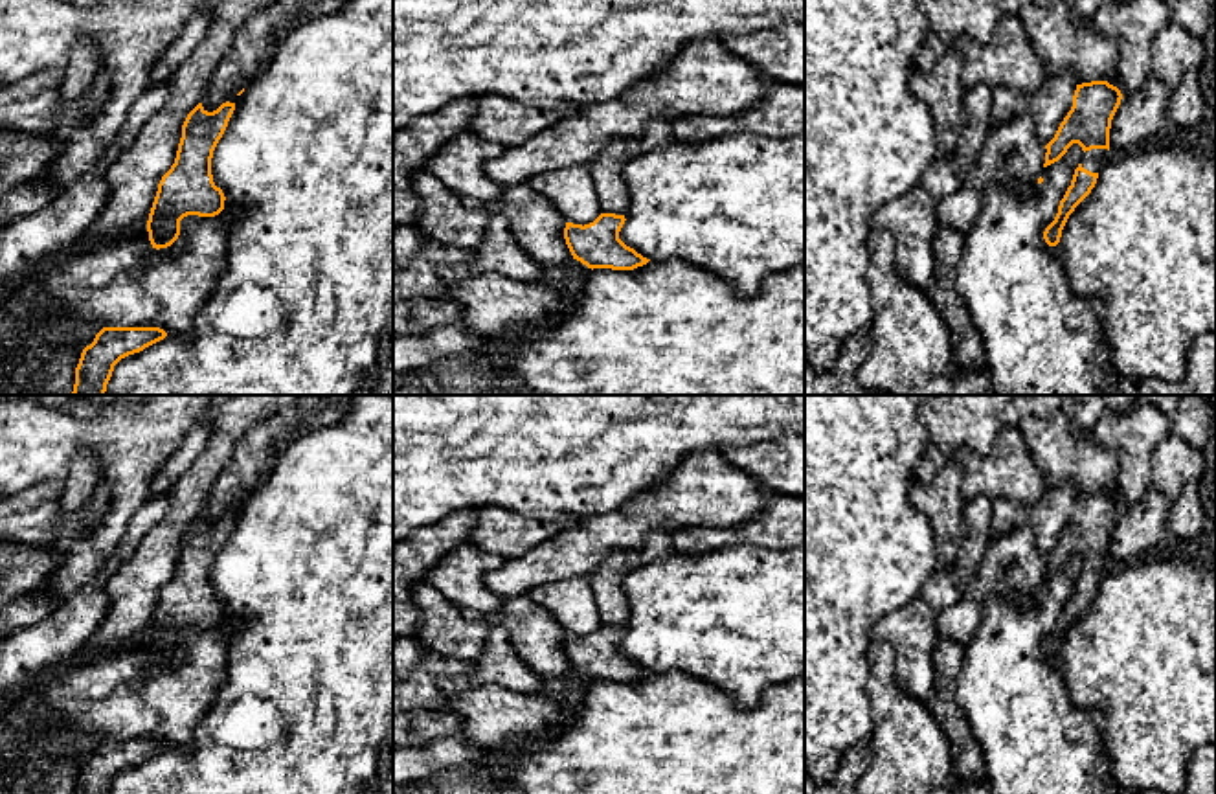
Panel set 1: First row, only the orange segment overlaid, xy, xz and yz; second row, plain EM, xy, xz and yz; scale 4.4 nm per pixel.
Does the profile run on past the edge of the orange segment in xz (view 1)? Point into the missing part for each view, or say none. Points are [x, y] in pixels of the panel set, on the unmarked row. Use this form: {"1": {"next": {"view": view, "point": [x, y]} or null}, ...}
{"1": {"next": null}}

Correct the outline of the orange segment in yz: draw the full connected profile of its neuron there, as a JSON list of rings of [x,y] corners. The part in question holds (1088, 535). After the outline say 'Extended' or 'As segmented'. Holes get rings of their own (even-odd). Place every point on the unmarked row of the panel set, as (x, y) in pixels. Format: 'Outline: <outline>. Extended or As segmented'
Outline: [[[1108,493],[1076,496],[1071,522],[1060,535],[1054,550],[1045,557],[1043,579],[1058,573],[1073,555],[1078,555],[1084,562],[1071,597],[1060,612],[1056,629],[1043,643],[1043,651],[1049,658],[1060,654],[1069,627],[1097,596],[1098,584],[1109,564],[1111,531],[1120,511],[1120,502]]]. Extended

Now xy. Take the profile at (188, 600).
Outline: [[[230,513],[213,524],[198,515],[187,526],[175,575],[162,588],[149,625],[152,660],[171,658],[180,647],[184,629],[215,629],[224,621],[226,608],[213,594],[211,570],[233,522],[235,515]]]. As segmented

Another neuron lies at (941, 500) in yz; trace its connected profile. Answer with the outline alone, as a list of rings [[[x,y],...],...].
[[[950,459],[931,482],[911,485],[911,502],[924,513],[935,533],[937,570],[950,568],[966,535],[963,518],[964,469]]]

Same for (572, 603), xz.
[[[573,577],[564,583],[542,584],[525,594],[542,607],[564,630],[573,636],[590,636],[601,625],[595,594],[586,577]]]

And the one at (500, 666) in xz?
[[[489,627],[483,654],[472,664],[470,686],[498,686],[509,691],[540,695],[544,678],[533,673],[516,654],[501,627]]]

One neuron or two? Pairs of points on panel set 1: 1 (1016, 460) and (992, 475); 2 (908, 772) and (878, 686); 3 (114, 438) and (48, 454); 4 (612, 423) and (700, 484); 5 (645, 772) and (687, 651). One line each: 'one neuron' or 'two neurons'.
1: one neuron
2: one neuron
3: one neuron
4: two neurons
5: two neurons

